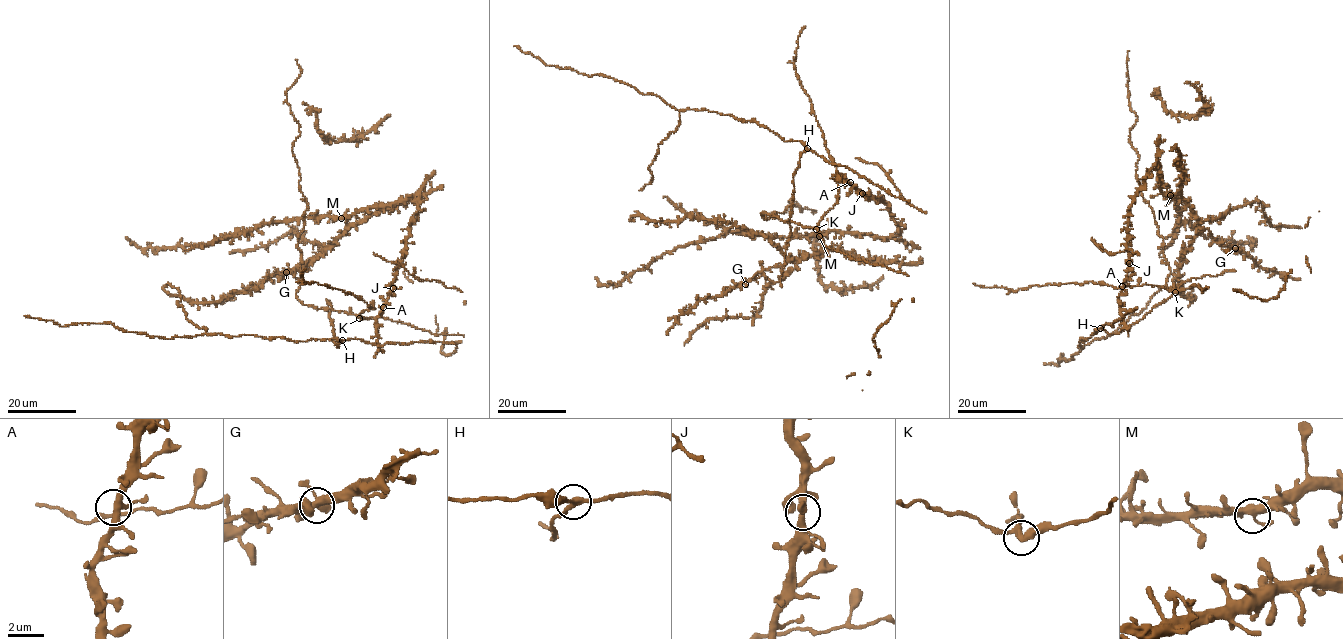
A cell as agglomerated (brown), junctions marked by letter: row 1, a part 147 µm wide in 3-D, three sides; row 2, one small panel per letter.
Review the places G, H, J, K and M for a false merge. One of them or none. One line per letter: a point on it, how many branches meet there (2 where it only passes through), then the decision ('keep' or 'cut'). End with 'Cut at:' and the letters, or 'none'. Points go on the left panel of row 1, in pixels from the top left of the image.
G: at (286, 272); 3 branches meet; keep
H: at (342, 340); 3 branches meet; keep
J: at (393, 288); 3 branches meet; keep
K: at (359, 318); 3 branches meet; keep
M: at (341, 218); 3 branches meet; keep
Cut at: none

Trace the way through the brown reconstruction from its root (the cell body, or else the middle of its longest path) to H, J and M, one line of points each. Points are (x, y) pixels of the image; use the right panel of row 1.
H: (1151, 285), (1175, 289), (1171, 288), (1172, 295), (1141, 319), (1117, 333), (1108, 333), (1100, 328)
J: (1151, 285), (1131, 287), (1124, 284), (1129, 264)
M: (1151, 285), (1124, 284), (1129, 265), (1128, 211), (1152, 167), (1158, 168), (1162, 191), (1170, 195)

